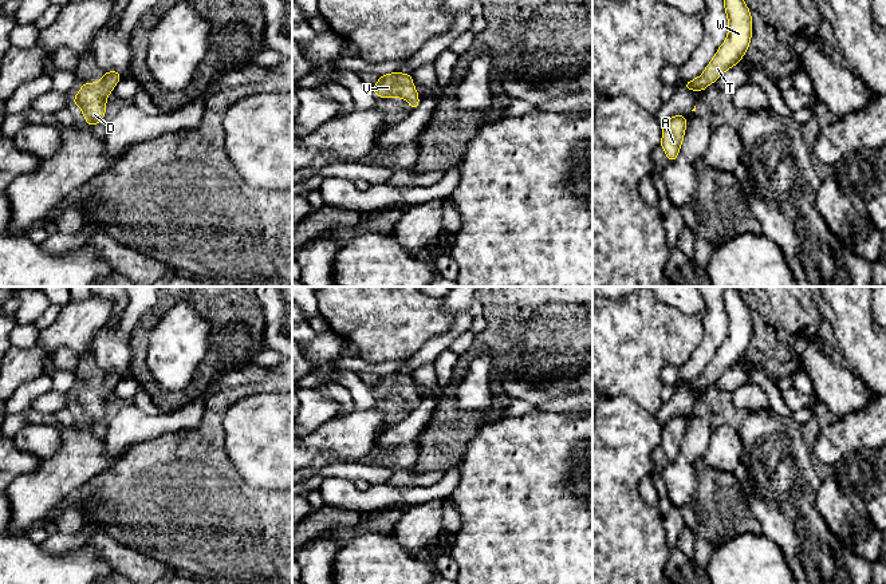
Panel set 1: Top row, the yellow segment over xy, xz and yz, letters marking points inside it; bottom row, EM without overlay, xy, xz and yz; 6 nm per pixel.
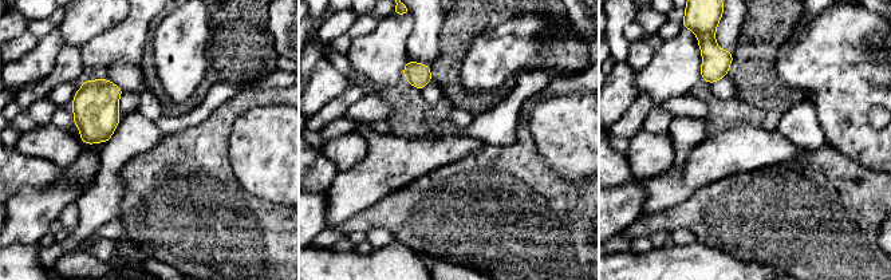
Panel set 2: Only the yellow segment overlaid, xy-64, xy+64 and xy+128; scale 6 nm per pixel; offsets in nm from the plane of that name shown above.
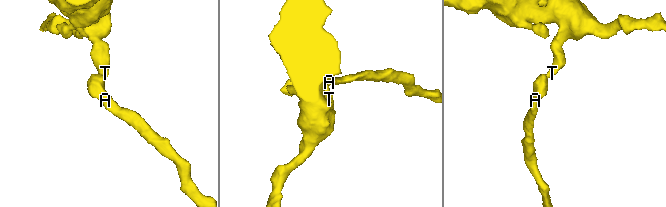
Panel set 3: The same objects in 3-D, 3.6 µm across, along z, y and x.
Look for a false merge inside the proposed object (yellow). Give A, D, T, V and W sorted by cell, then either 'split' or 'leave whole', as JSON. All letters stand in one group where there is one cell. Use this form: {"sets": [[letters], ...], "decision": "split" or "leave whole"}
{"sets": [["A", "D", "T", "V", "W"]], "decision": "leave whole"}

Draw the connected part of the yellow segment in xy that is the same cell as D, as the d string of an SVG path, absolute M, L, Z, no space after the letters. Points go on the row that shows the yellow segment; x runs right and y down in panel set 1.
M115 70L102 74L101 82L83 83L76 96L72 98L72 103L82 108L88 127L99 125L105 117L106 99L121 78L121 74Z

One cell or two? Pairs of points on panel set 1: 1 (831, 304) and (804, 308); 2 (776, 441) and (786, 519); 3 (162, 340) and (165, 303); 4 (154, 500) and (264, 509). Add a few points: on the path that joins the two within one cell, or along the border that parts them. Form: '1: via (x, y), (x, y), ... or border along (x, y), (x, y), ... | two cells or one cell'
1: border along (819, 302), (819, 315), (822, 318) | two cells
2: via (776, 460), (783, 500) | one cell
3: border along (180, 300), (157, 323), (149, 343) | two cells
4: via (181, 501), (191, 509), (237, 509) | one cell

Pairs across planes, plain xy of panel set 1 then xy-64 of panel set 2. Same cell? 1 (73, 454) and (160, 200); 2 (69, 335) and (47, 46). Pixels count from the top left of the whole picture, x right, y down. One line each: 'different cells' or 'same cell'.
1: different cells
2: different cells

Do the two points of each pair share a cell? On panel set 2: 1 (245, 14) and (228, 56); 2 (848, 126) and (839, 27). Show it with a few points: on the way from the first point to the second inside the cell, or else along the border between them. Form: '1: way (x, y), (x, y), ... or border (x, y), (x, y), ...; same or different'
1: way (240, 24), (239, 46); same
2: way (844, 102), (844, 51); same

